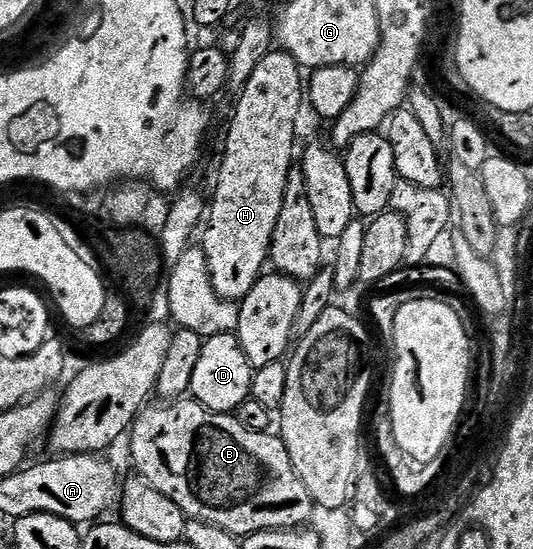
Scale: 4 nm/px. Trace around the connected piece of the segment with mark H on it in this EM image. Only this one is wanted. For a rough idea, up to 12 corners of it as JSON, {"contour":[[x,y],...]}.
{"contour":[[270,51],[239,90],[202,248],[243,301],[294,167],[302,66]]}

